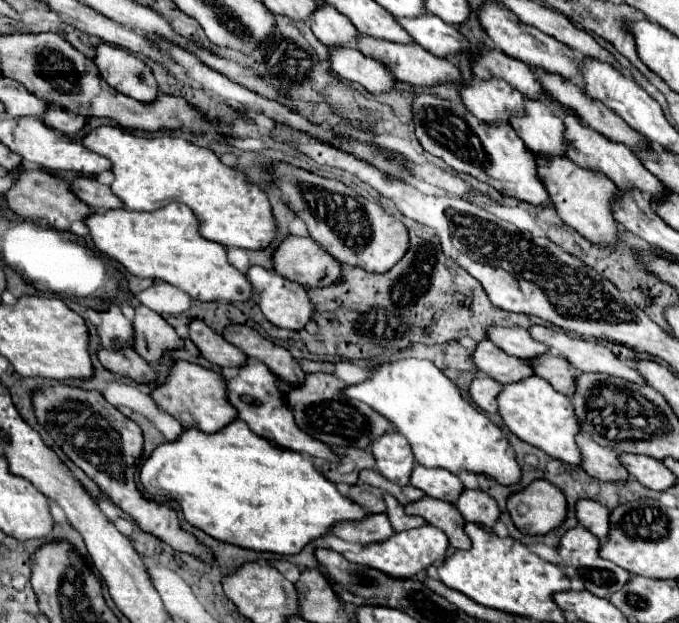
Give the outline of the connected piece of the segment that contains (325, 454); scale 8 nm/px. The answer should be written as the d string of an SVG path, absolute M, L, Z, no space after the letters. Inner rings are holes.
M251 359L247 365L243 365L239 369L239 375L235 379L227 381L227 391L229 391L229 395L227 395L229 401L239 411L239 419L243 419L253 433L257 433L259 437L271 441L271 445L277 445L277 447L283 447L283 449L291 449L291 451L299 451L299 453L307 453L311 457L333 461L333 463L339 461L339 457L335 455L335 451L329 445L325 445L325 443L309 437L295 423L291 407L287 405L287 399L285 399L285 387L279 383L279 377L267 365ZM249 397L259 399L261 405L255 405L255 403L247 401Z

